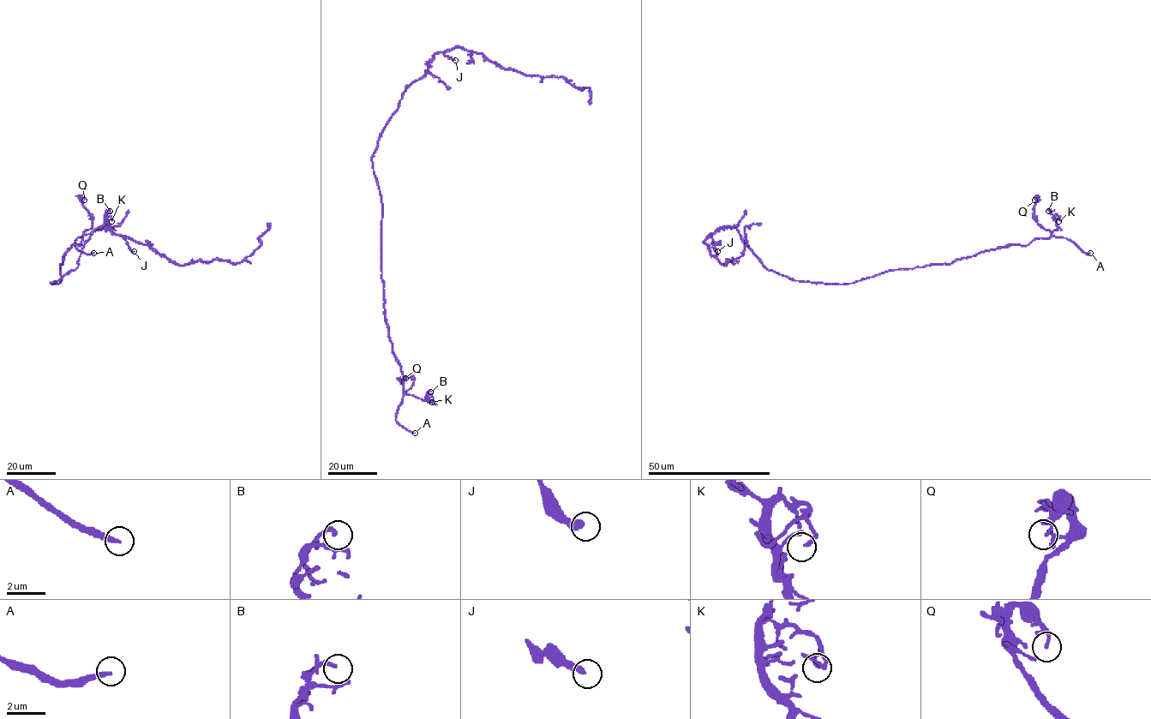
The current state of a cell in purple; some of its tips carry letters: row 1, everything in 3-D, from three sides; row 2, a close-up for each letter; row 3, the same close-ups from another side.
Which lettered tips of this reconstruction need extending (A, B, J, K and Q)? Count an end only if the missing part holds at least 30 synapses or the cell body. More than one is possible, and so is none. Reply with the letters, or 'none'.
none

